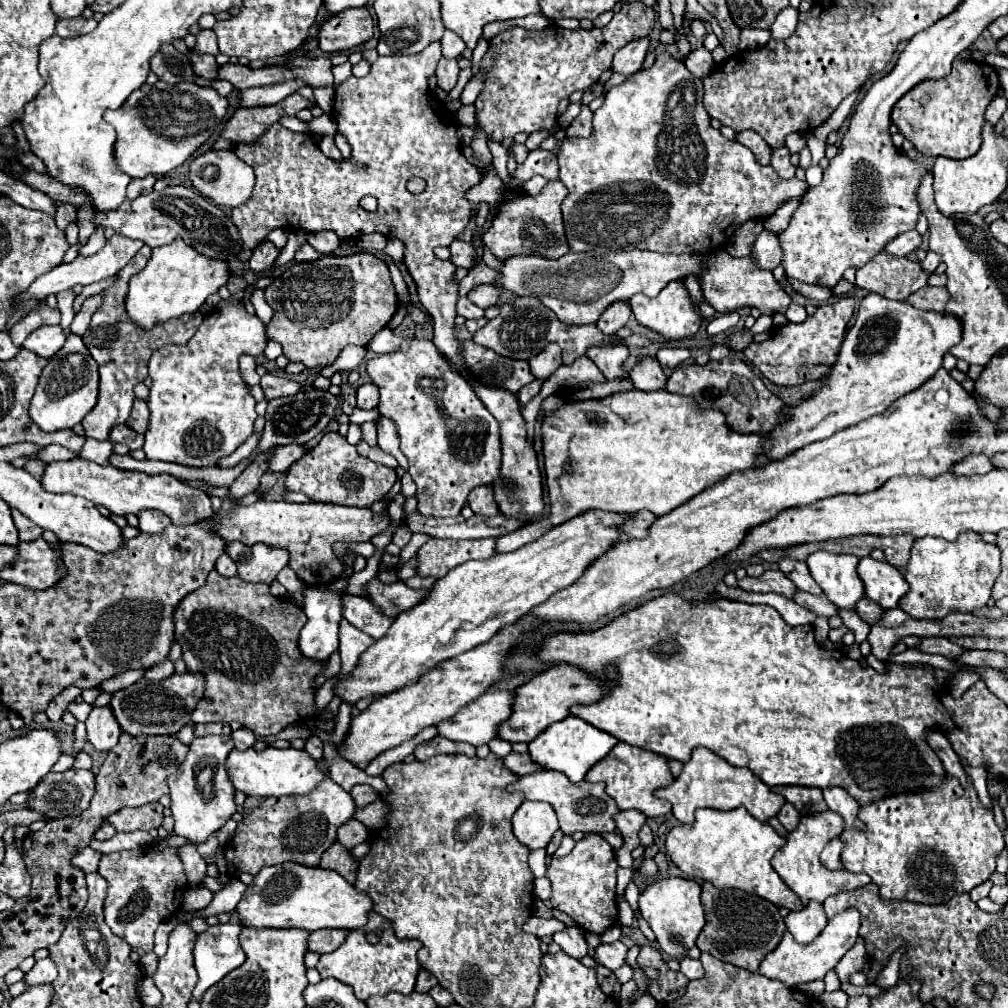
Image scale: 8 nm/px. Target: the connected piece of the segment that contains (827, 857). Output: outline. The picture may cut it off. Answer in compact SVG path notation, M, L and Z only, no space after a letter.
M838 837L832 839L832 843L828 843L820 855L822 865L828 869L842 869L842 863L840 863L842 849L844 849L844 841L840 841Z

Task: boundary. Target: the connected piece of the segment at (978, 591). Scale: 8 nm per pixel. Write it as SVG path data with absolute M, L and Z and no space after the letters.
M966 531L956 541L944 541L944 539L936 539L936 537L916 539L912 545L912 551L910 551L908 565L904 567L904 579L910 583L910 589L900 599L900 609L916 619L944 619L952 611L970 613L970 611L982 609L982 607L986 607L986 603L990 599L990 589L992 589L994 581L998 579L1000 569L1002 569L1000 567L1000 549L992 543L984 543L980 539L980 535L976 535L974 531L972 533Z

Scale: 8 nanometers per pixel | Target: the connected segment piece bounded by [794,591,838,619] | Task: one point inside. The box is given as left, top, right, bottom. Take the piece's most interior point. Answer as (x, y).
(819, 605)

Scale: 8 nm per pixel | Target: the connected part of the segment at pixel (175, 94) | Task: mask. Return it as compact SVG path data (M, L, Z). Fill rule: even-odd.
M158 81L156 85L142 85L140 89L136 89L128 99L126 99L126 103L122 105L122 107L118 107L118 109L106 109L106 123L110 123L114 129L116 129L116 133L118 133L118 137L116 137L116 143L114 143L114 161L116 161L116 165L118 165L118 169L122 171L122 173L126 173L128 177L132 177L132 179L136 179L136 177L146 177L146 175L156 175L156 177L160 177L160 175L164 175L164 173L168 173L168 171L172 171L172 169L176 169L176 167L180 167L190 155L194 155L198 149L200 149L200 145L204 143L204 141L208 141L208 137L214 133L214 129L216 129L216 125L222 121L222 117L224 117L224 113L226 113L226 107L228 107L228 101L224 99L224 97L220 97L212 87L200 87L200 85L194 85L194 83L176 83L176 85L170 85L170 83L164 83L164 81ZM166 109L168 109L168 115L174 115L174 125L170 125L168 129L172 129L172 133L164 133L164 113L166 113Z

